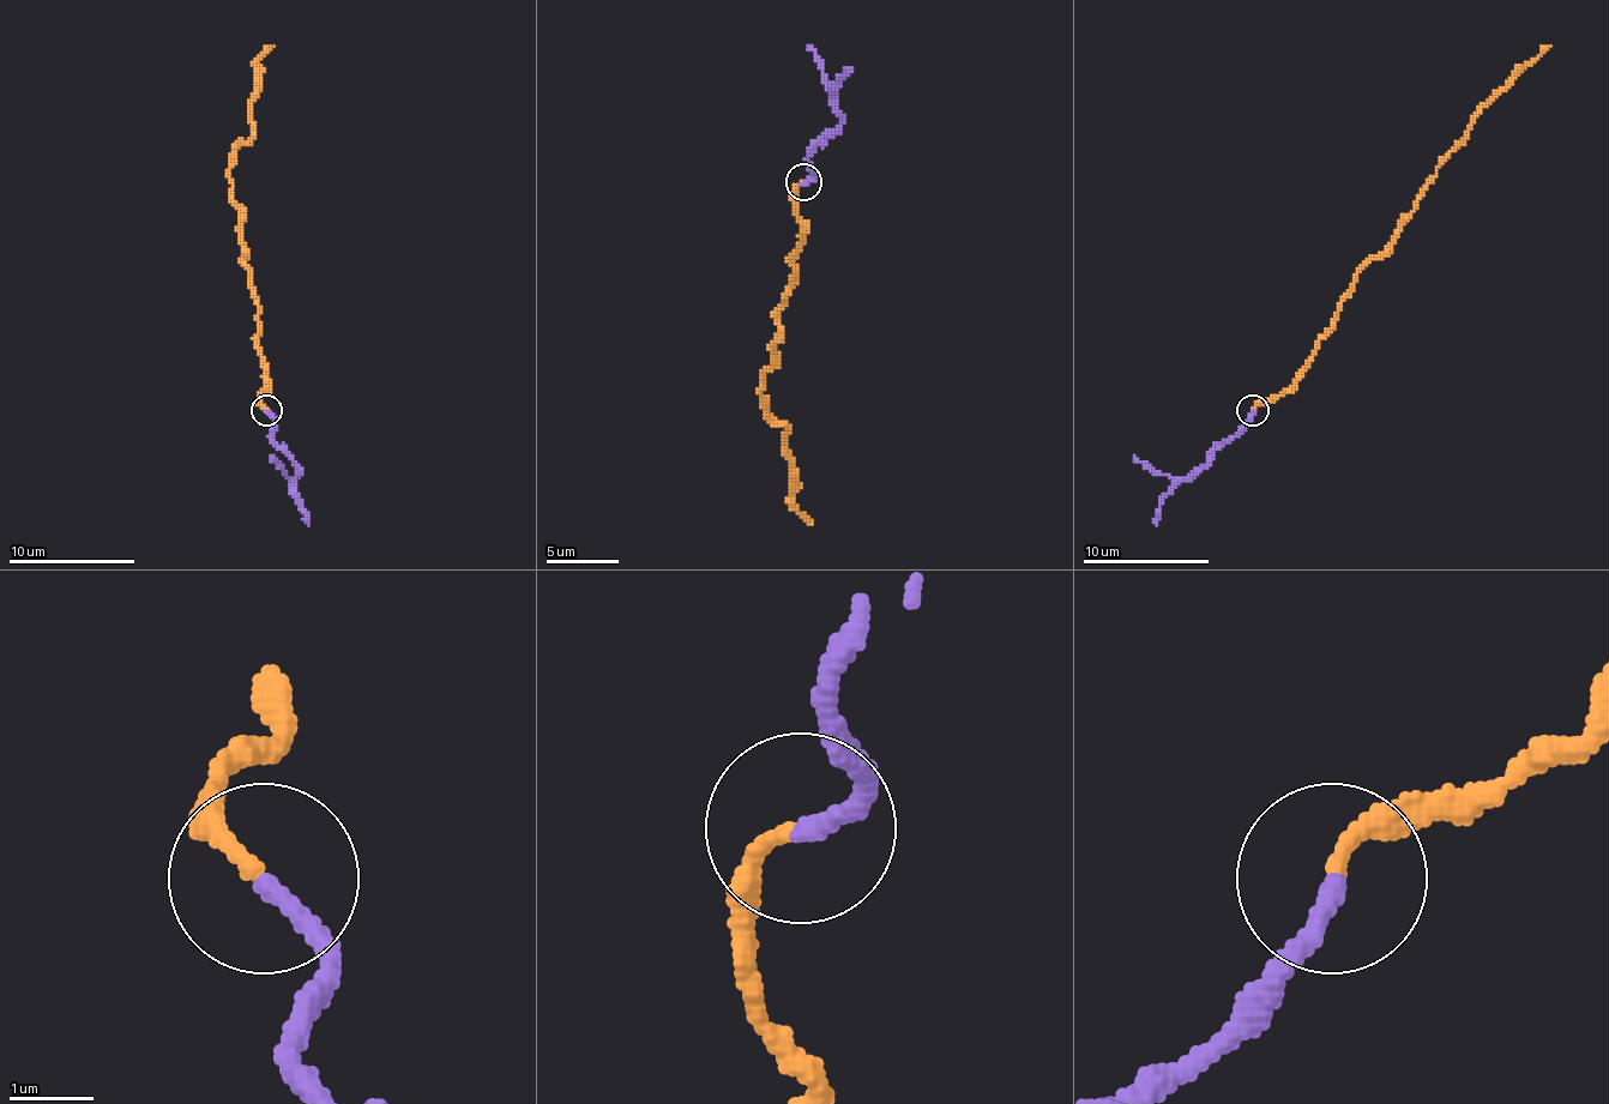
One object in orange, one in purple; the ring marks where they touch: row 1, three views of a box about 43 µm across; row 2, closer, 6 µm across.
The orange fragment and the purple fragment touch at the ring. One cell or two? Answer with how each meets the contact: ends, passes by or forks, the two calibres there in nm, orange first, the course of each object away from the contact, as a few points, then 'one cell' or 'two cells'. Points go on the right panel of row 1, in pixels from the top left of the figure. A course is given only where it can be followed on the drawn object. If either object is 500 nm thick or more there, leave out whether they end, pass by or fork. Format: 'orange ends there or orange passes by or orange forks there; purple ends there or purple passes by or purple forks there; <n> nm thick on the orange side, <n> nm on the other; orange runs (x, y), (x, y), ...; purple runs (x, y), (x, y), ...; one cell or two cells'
orange ends there; purple ends there; 200 nm thick on the orange side, 240 nm on the other; orange runs (1252, 411), (1293, 386), (1338, 303), (1385, 249), (1436, 167), (1468, 134), (1471, 119), (1550, 46); purple runs (1252, 411), (1246, 423), (1201, 468), (1169, 477), (1150, 471), (1134, 456); one cell

